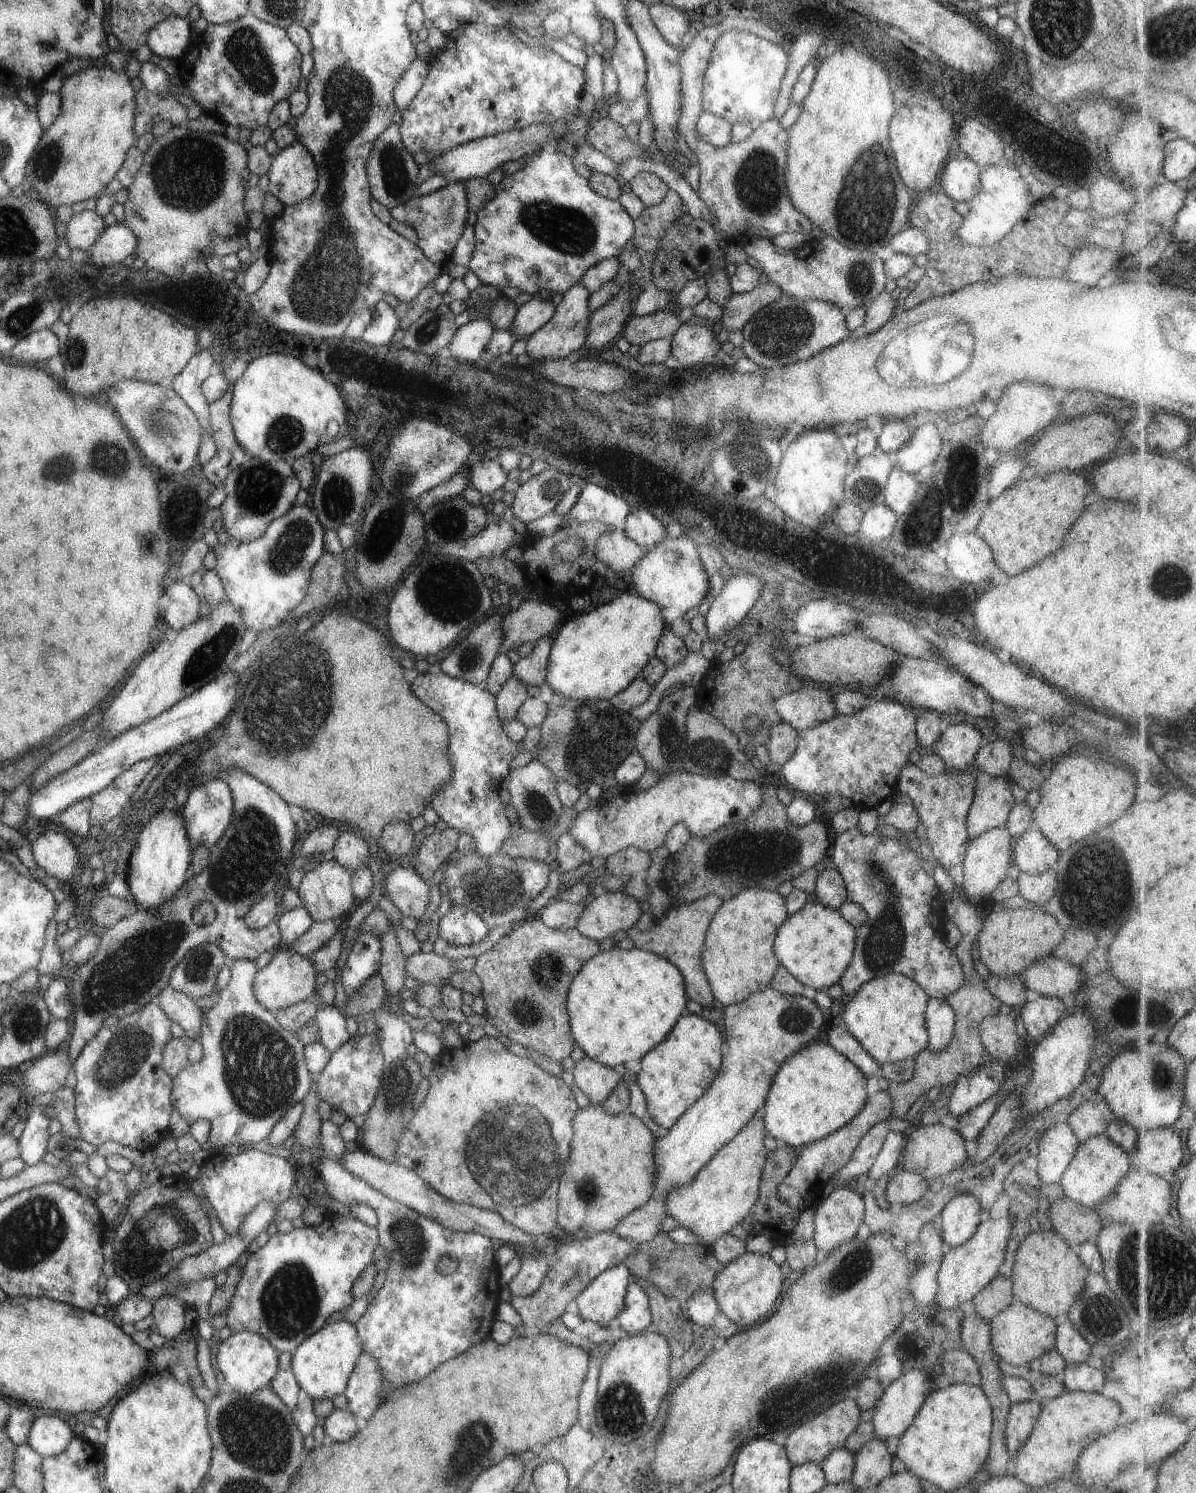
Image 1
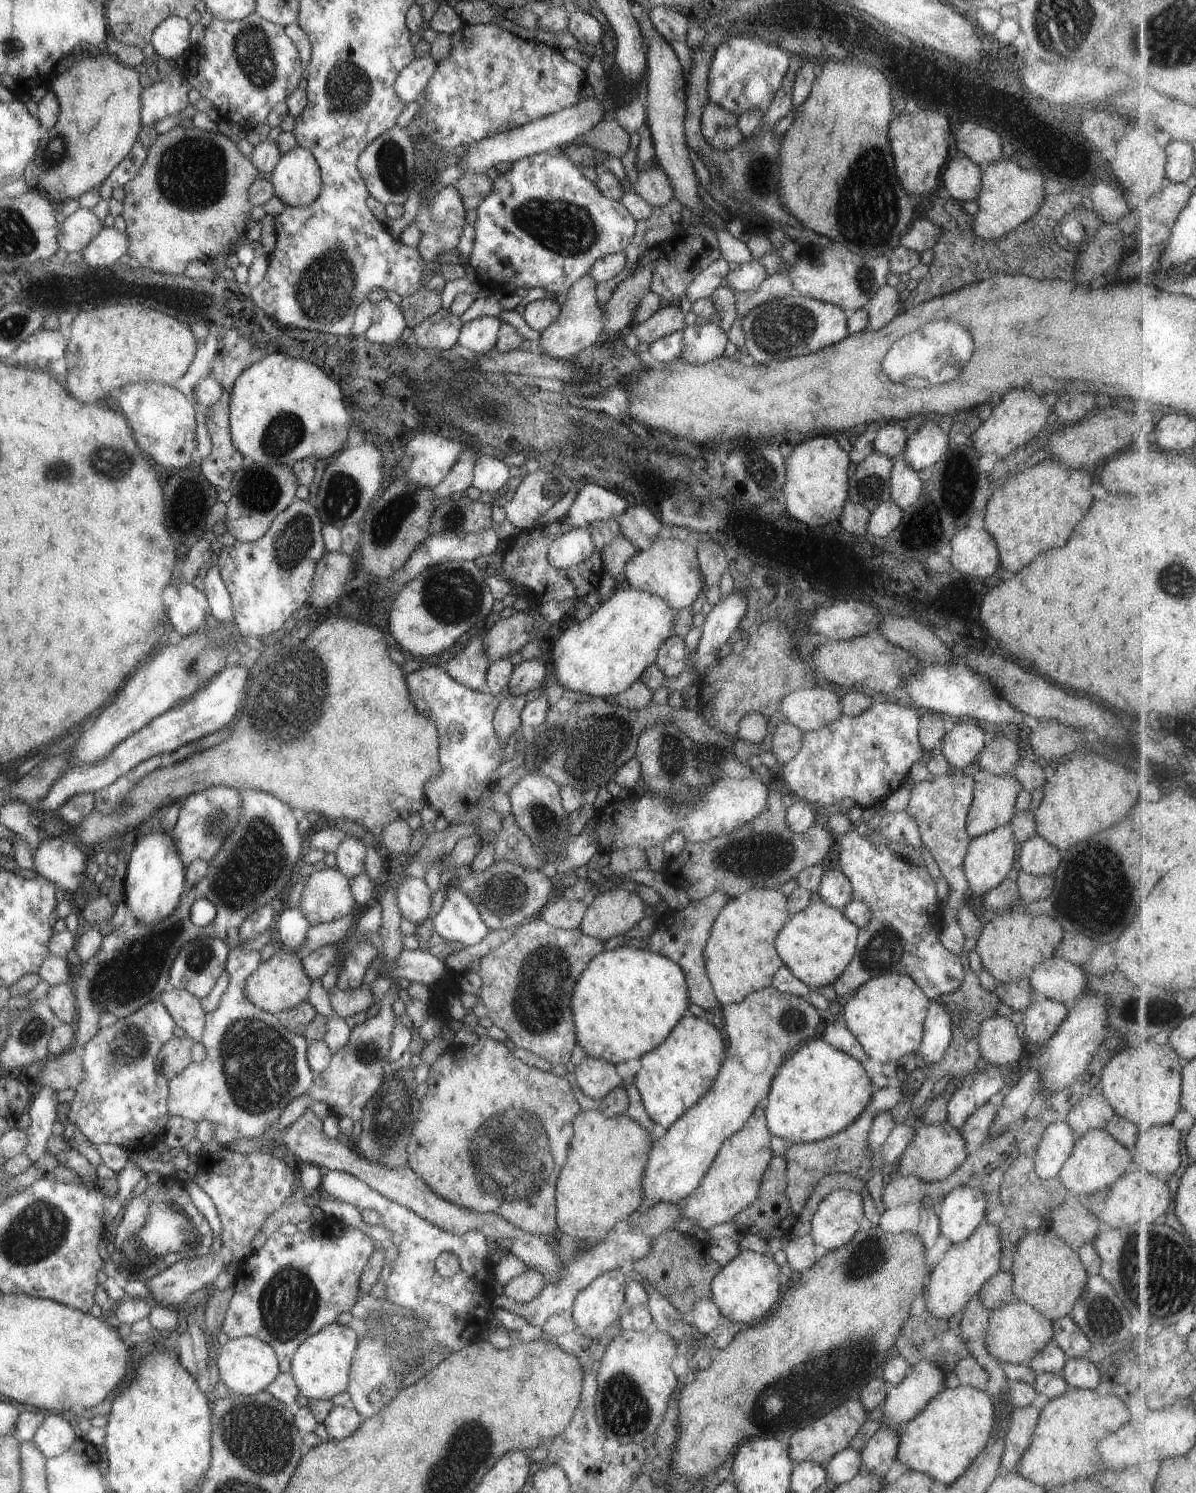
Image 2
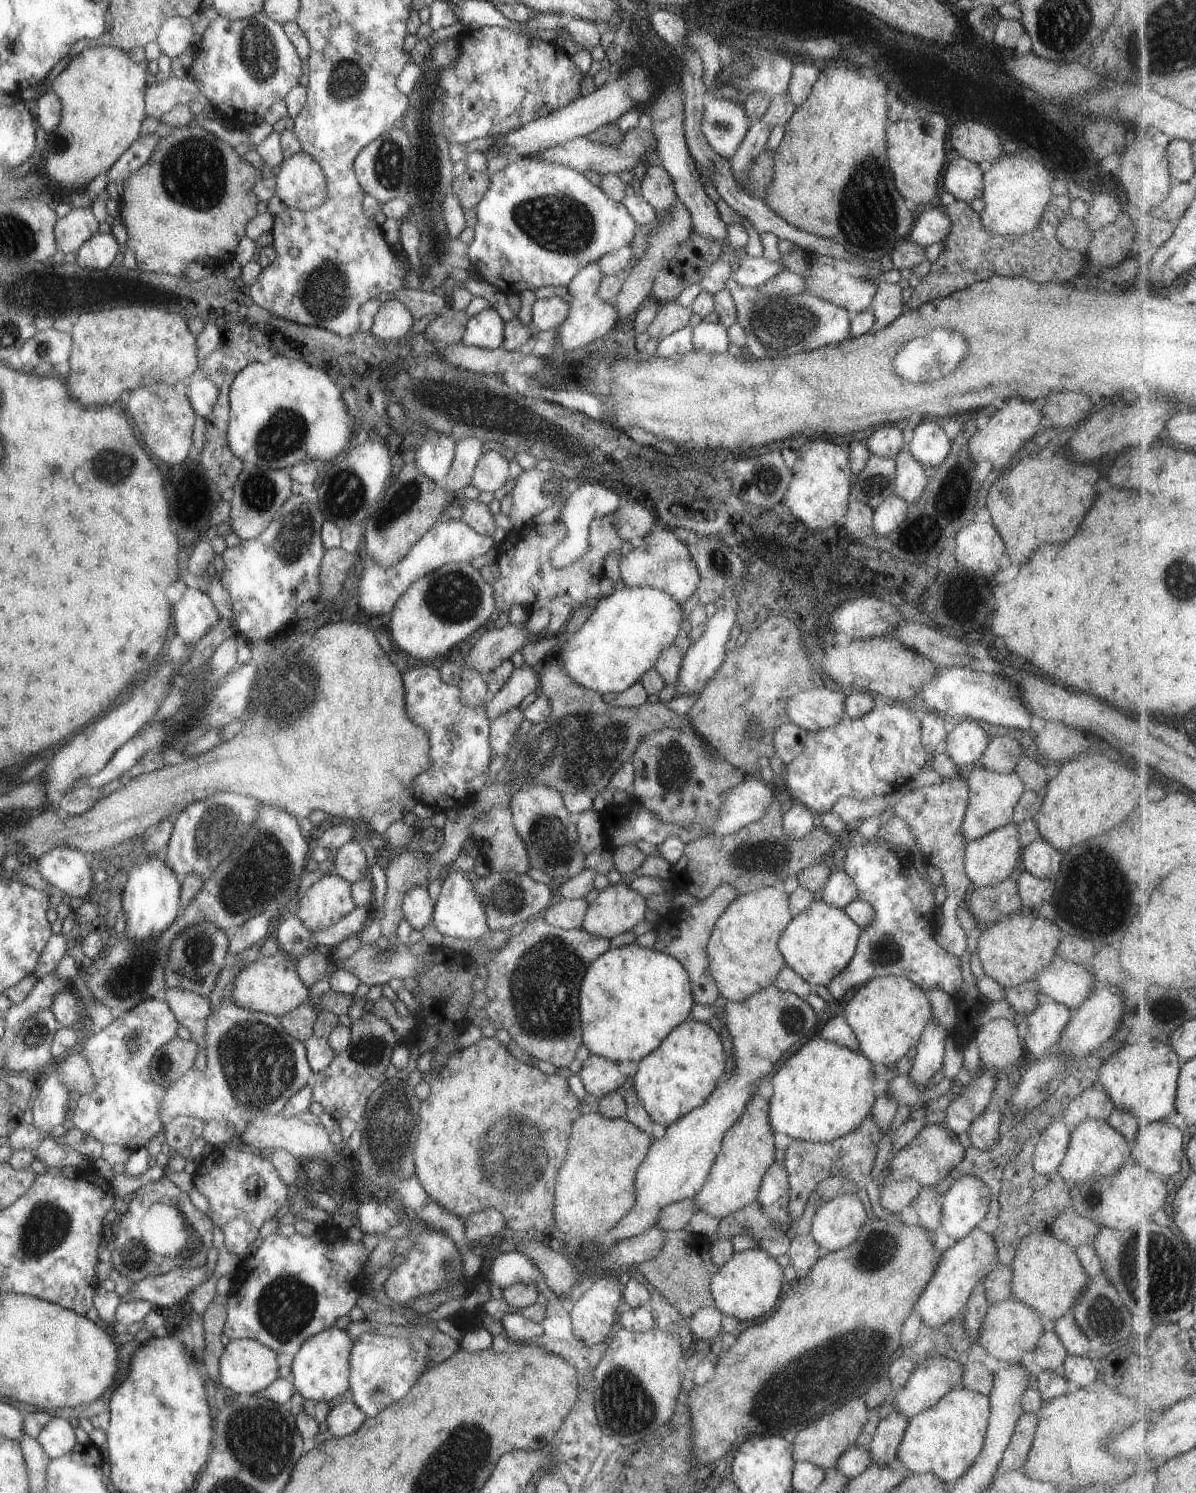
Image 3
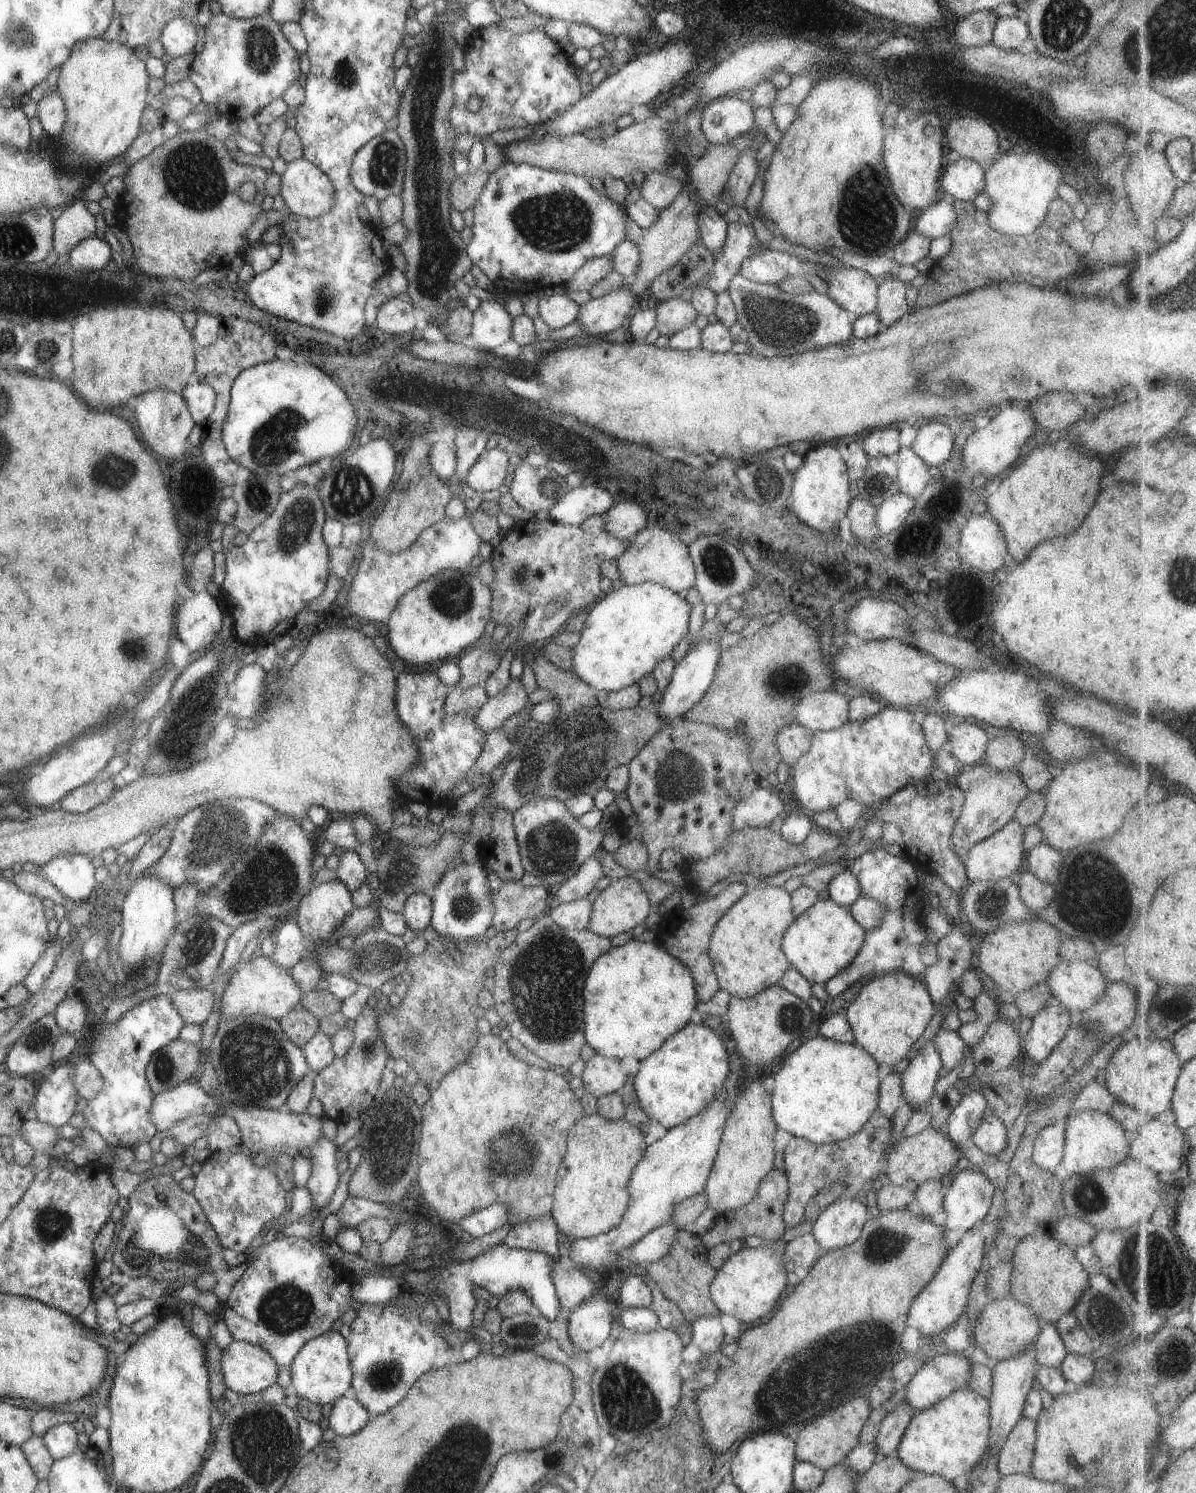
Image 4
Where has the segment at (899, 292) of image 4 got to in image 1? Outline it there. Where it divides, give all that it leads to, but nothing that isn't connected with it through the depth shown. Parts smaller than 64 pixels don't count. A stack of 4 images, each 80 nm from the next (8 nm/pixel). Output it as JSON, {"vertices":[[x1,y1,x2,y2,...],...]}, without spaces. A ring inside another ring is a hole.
{"vertices":[[882,290,865,306,864,321,855,330,849,332,849,338,856,339,875,332,893,316,895,306,896,301,891,299,889,293]]}

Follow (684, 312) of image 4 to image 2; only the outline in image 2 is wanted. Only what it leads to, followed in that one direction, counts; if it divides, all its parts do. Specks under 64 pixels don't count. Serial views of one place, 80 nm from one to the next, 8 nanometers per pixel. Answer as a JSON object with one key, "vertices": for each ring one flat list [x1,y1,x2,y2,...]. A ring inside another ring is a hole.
{"vertices":[[659,307,647,320,642,323,632,323,626,331,637,336,639,343,649,344,672,332,681,331,686,325,683,316,680,307]]}

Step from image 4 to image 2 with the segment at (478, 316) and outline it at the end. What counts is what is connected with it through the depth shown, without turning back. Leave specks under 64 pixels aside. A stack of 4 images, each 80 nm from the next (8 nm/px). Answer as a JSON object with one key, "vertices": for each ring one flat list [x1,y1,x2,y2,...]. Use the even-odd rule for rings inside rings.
{"vertices":[[480,316,462,323,456,348,463,355,481,355,495,346,497,333,502,321,500,317]]}

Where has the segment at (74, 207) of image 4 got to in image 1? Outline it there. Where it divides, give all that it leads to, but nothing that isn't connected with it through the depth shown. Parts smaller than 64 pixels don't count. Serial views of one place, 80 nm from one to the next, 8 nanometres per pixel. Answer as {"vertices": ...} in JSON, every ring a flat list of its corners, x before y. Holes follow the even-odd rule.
{"vertices":[[90,210,74,214,64,223,65,232,61,238,70,248,86,250,105,228,101,219,95,211]]}

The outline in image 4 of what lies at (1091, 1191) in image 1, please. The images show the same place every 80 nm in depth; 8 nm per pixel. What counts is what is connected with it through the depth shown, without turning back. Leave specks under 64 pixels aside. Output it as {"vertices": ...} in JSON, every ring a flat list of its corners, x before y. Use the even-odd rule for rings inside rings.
{"vertices":[[1084,1110,1076,1115,1065,1117,1063,1121,1064,1143,1061,1166,1065,1168,1065,1174,1061,1178,1109,1169,1128,1156,1130,1134,1107,1113]]}

